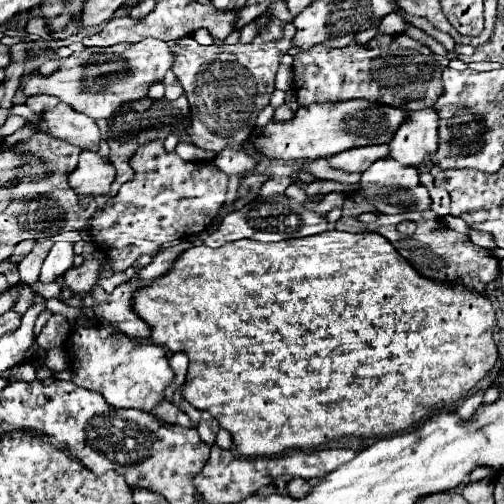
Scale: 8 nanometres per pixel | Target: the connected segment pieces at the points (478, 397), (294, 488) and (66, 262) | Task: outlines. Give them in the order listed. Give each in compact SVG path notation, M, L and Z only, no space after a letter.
M480 391L480 393L476 393L476 395L470 395L470 397L460 405L460 407L456 407L458 417L460 417L460 419L464 419L464 421L466 421L466 419L470 419L470 417L474 415L474 411L478 409L478 405L482 403L482 395L484 395L482 391Z
M294 477L294 479L288 481L288 493L292 497L304 497L308 491L310 491L310 483L308 481L304 481L300 477Z
M56 243L52 245L42 271L40 271L40 281L42 283L52 283L56 281L60 275L64 275L64 271L68 267L72 267L72 259L74 259L74 251L72 251L74 243Z

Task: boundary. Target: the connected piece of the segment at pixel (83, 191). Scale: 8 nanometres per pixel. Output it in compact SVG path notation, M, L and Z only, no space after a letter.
M84 149L78 169L70 173L68 181L78 195L106 195L114 177L116 171L108 159Z

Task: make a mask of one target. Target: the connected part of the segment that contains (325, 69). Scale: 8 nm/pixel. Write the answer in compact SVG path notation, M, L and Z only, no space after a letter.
M376 35L364 45L350 43L342 49L324 49L314 45L308 51L300 51L294 57L294 91L298 105L366 99L382 105L402 107L406 111L418 111L434 107L442 95L442 71L450 59L432 53L426 45L410 39L408 35Z

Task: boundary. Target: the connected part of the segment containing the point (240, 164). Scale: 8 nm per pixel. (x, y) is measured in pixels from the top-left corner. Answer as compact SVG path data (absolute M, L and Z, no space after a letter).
M225 149L216 155L214 165L226 175L248 175L258 167L258 161L244 149Z

